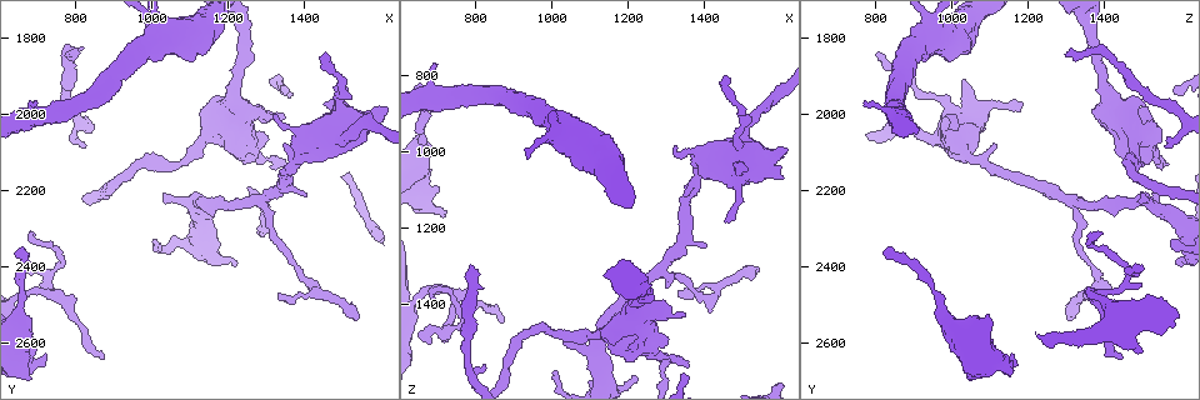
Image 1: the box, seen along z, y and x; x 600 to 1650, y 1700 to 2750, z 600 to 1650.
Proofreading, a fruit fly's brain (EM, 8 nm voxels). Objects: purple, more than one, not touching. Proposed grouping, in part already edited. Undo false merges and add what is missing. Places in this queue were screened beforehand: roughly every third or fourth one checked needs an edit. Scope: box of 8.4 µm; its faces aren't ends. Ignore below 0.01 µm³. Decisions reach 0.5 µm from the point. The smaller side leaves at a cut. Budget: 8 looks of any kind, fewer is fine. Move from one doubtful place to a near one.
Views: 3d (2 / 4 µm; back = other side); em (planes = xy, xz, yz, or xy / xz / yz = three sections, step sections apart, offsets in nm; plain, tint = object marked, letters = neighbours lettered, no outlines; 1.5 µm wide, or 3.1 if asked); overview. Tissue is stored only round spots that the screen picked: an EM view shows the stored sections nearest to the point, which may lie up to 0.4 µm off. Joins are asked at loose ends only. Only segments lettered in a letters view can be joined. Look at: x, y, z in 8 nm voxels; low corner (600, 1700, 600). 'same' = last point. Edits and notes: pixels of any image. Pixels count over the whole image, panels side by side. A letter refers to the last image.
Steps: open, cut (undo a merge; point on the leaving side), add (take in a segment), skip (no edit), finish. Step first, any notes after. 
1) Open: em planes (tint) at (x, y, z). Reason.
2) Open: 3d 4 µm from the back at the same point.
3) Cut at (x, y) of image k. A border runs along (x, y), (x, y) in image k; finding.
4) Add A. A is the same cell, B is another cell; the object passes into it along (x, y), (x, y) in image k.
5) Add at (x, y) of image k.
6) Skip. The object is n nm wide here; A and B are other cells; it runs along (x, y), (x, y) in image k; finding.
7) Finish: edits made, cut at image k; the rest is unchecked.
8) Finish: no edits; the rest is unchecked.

Open: 3d 4 µm at (1445, 1850, 795).

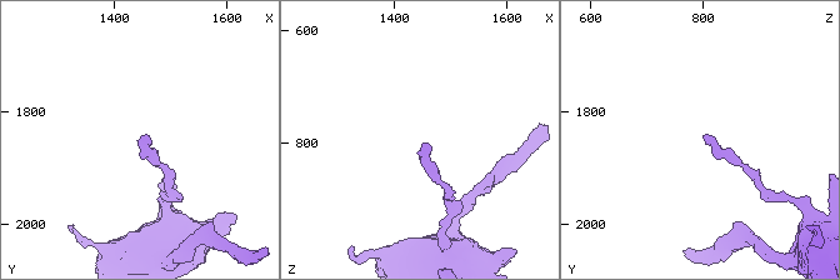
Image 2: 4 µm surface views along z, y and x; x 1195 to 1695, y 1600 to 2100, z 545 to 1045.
Open: em planes (letters) at (1450, 1845, 800). Shape alone is not enough.

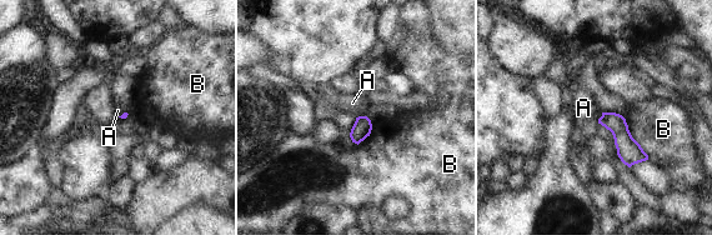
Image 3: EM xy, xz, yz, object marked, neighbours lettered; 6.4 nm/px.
Skip. A and B are other cells; a border runs along (364, 115), (356, 118) in image 3; no lettered segment goes on from it.

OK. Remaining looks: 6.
Open: em planes (letters) at (1345, 2080, 1115).

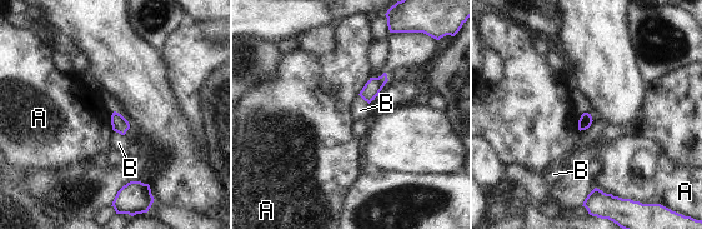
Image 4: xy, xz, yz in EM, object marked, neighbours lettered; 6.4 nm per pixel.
Skip. A and B are other cells; a border runs along (595, 187), (622, 198) in image 4; none of them fits.

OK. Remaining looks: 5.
Open: em planes (tint) at (820, 2085, 1570). An open end.

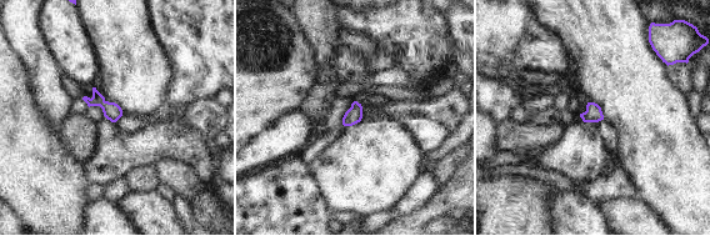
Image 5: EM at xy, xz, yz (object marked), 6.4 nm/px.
Open: em planes (letters) at the same point.

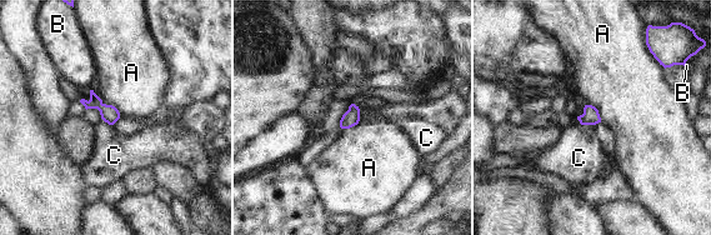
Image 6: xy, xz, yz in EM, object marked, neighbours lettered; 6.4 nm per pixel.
Skip. The longest contact is with A, 160 nm; A, B and C are other cells; a border runs along (585, 104), (597, 110), (601, 121) in image 6; none of them fits.

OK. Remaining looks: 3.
Finish: no edits; the rest is unchecked.

